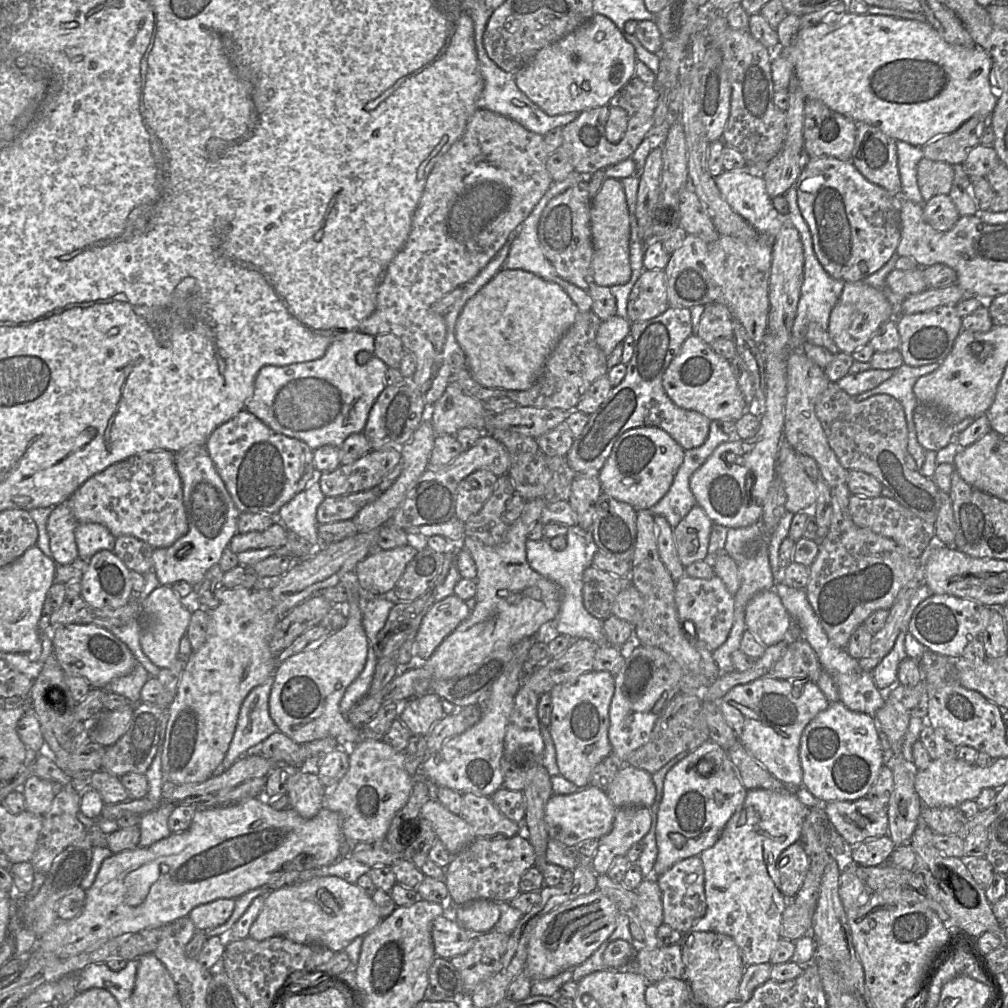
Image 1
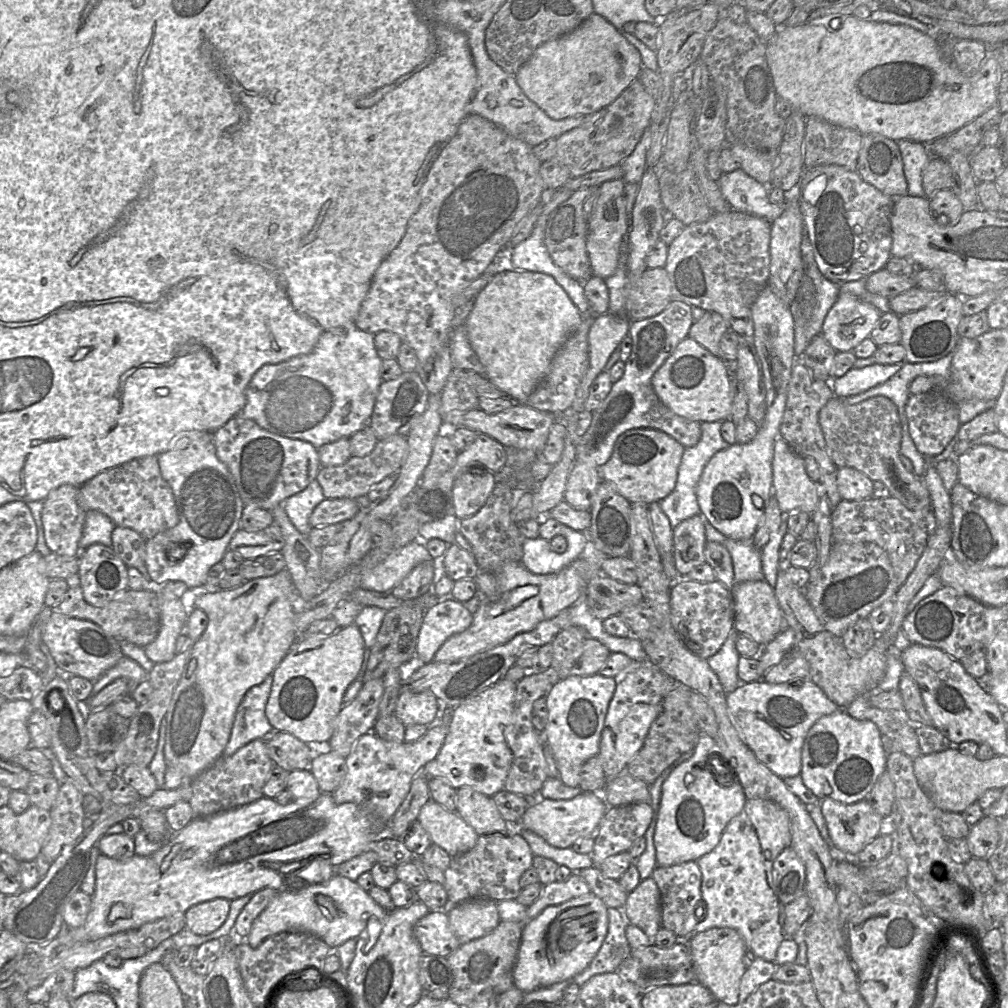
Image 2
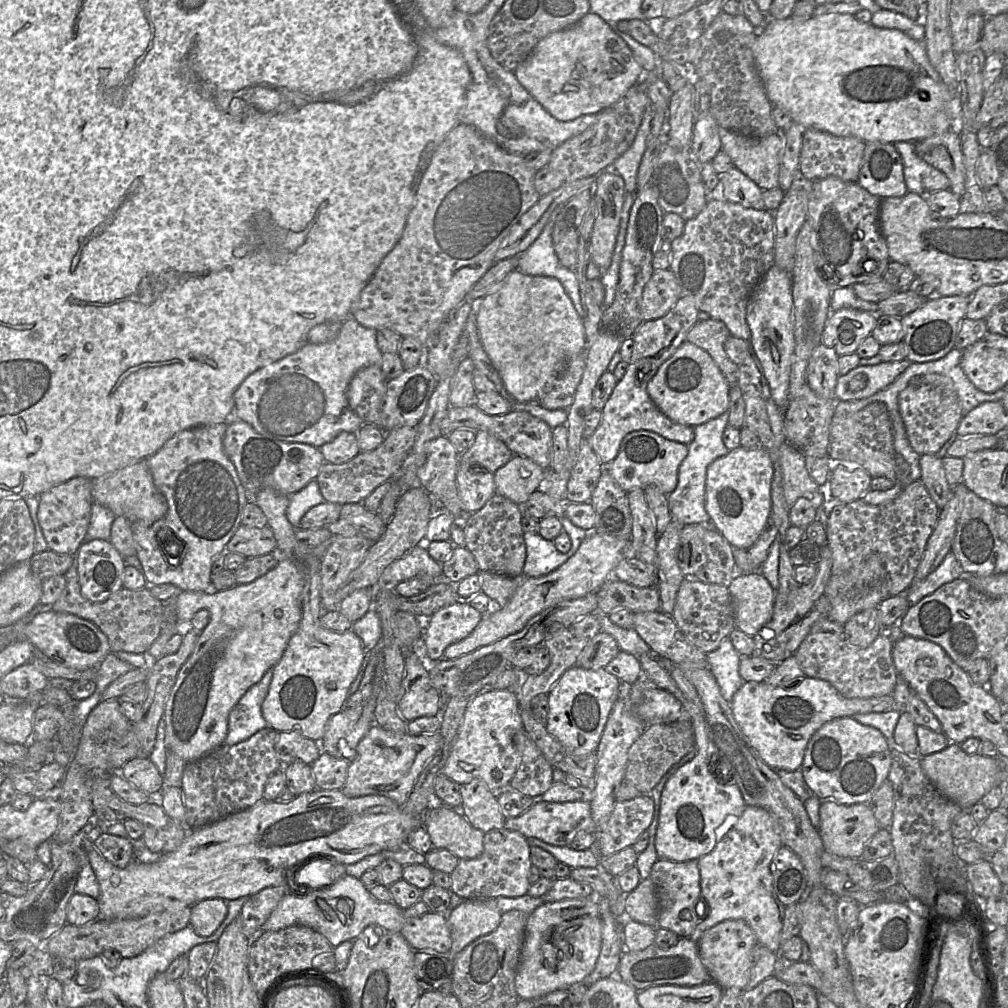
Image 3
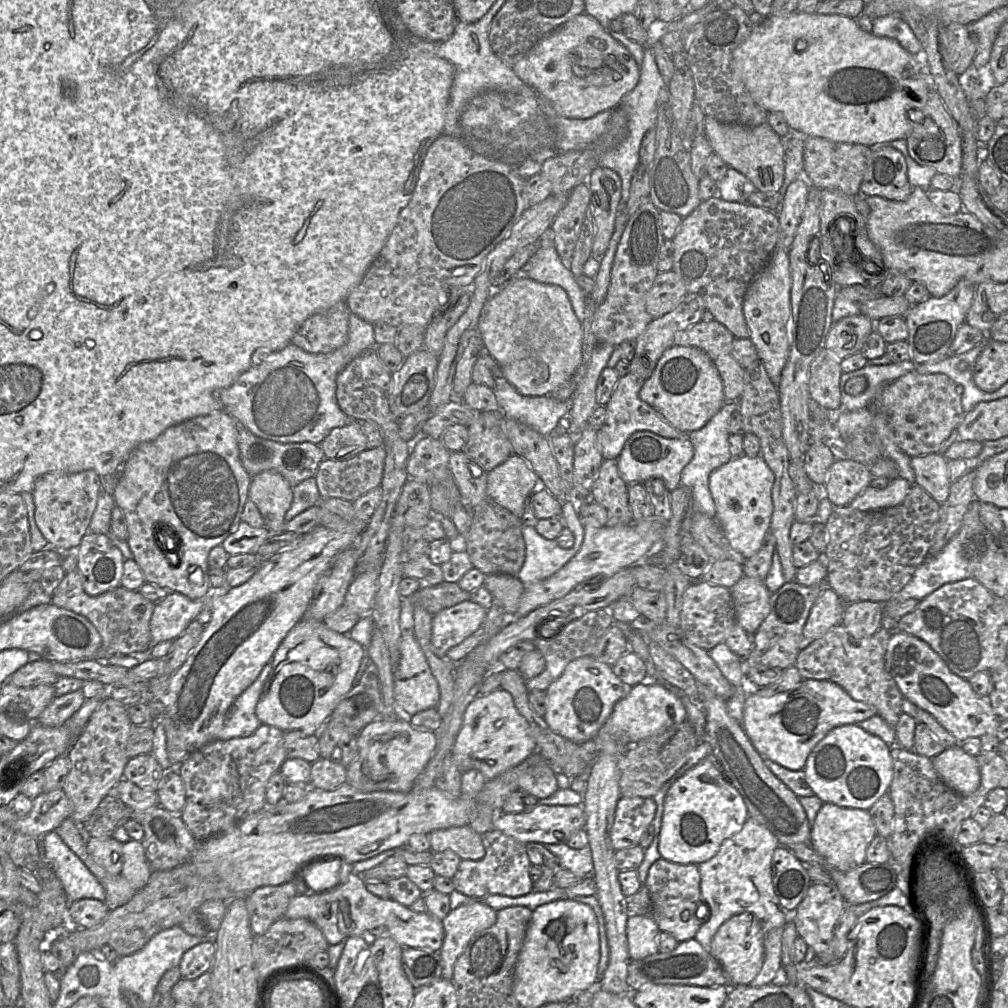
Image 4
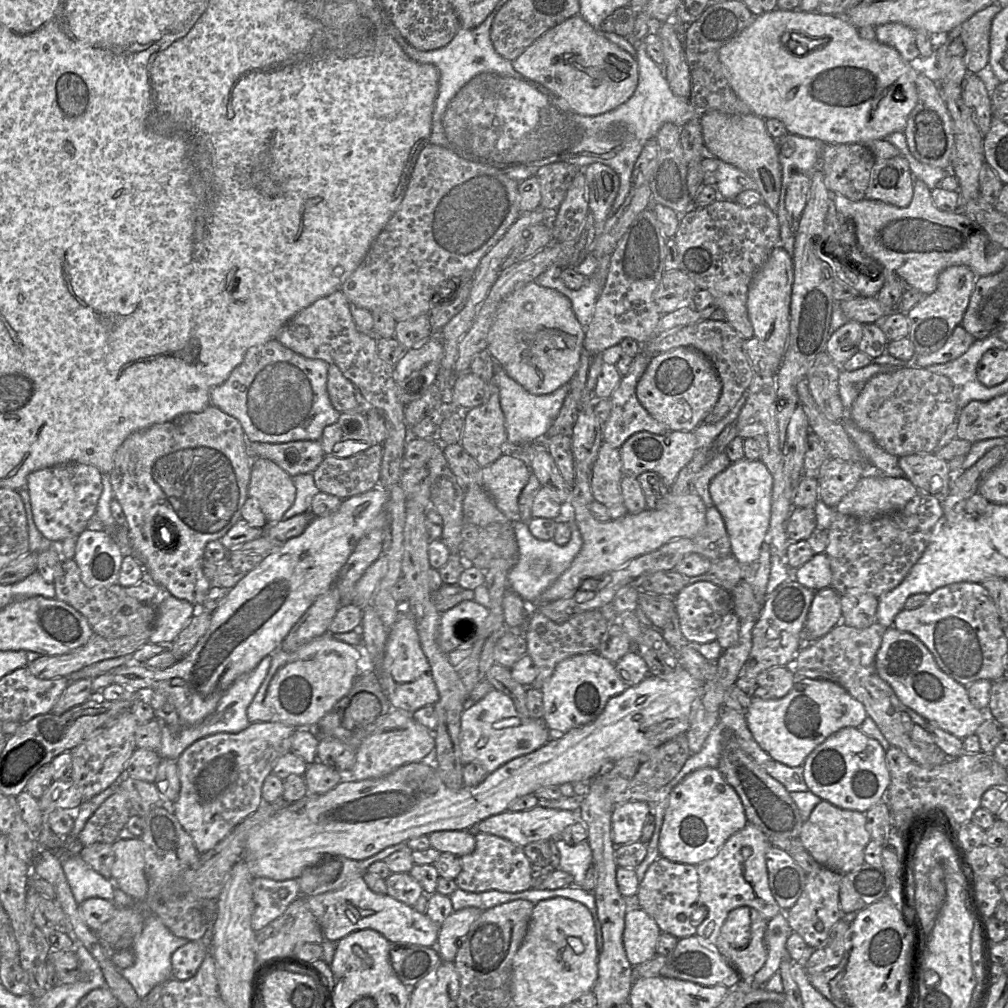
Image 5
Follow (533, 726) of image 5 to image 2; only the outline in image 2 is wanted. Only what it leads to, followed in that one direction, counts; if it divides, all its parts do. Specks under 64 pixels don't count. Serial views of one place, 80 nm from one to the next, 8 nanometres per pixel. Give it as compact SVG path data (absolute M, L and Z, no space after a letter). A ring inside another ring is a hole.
M502 678L454 708L440 753L425 764L423 773L430 778L442 778L455 788L470 786L490 797L503 790L513 759L505 729L512 722L516 688L516 682Z

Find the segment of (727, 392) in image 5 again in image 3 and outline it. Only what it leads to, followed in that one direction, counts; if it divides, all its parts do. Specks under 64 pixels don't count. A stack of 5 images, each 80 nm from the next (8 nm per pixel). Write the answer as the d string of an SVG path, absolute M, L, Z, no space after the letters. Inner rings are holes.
M709 318L698 321L688 332L686 341L705 350L717 364L730 388L738 386L739 366L726 354L724 344L729 329L720 320Z

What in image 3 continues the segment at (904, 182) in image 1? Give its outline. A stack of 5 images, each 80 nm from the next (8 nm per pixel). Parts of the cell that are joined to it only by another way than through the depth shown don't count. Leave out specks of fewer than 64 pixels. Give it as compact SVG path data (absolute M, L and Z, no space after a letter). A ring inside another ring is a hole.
M898 141L893 145L902 157L904 178L908 191L926 195L923 180L930 174L933 167L918 157L915 152L915 143Z

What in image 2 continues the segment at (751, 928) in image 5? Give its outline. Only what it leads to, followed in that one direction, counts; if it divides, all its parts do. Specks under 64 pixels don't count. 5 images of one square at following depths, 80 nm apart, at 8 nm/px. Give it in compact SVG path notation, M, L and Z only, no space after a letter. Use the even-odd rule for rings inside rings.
M710 928L683 941L689 947L695 981L707 988L716 1001L737 1004L740 981L751 960L741 935L732 928Z

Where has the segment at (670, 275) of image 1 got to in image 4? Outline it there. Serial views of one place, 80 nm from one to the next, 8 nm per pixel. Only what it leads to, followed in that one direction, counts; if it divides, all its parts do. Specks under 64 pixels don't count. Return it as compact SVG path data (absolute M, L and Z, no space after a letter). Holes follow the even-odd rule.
M713 197L682 219L672 240L672 271L681 278L689 294L698 294L703 298L706 310L735 338L750 337L743 312L744 297L754 277L775 251L779 227L775 211Z

